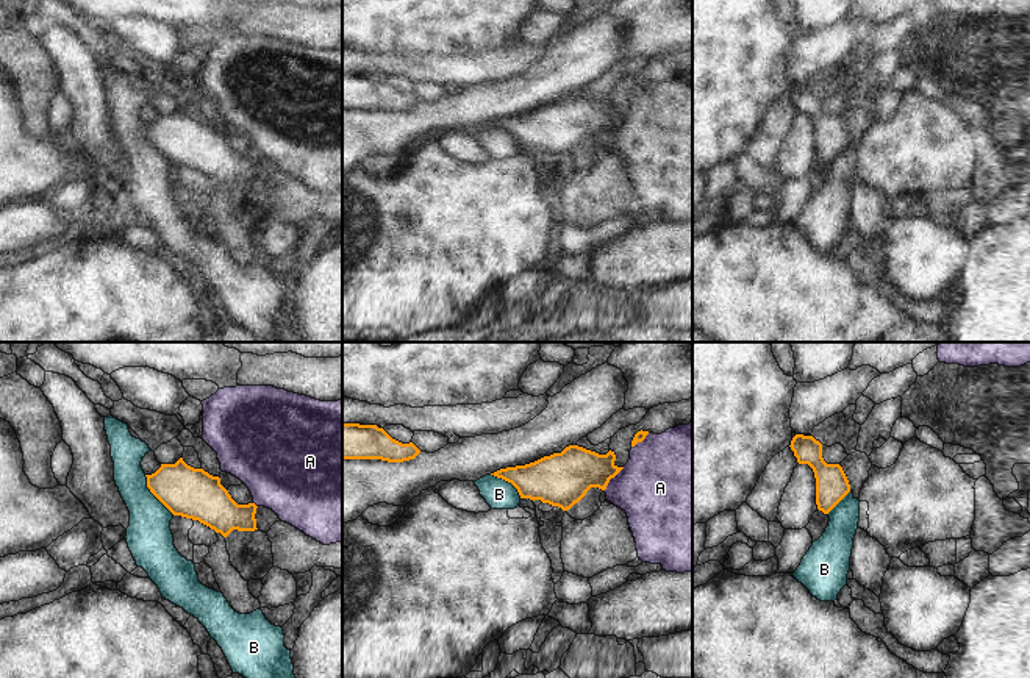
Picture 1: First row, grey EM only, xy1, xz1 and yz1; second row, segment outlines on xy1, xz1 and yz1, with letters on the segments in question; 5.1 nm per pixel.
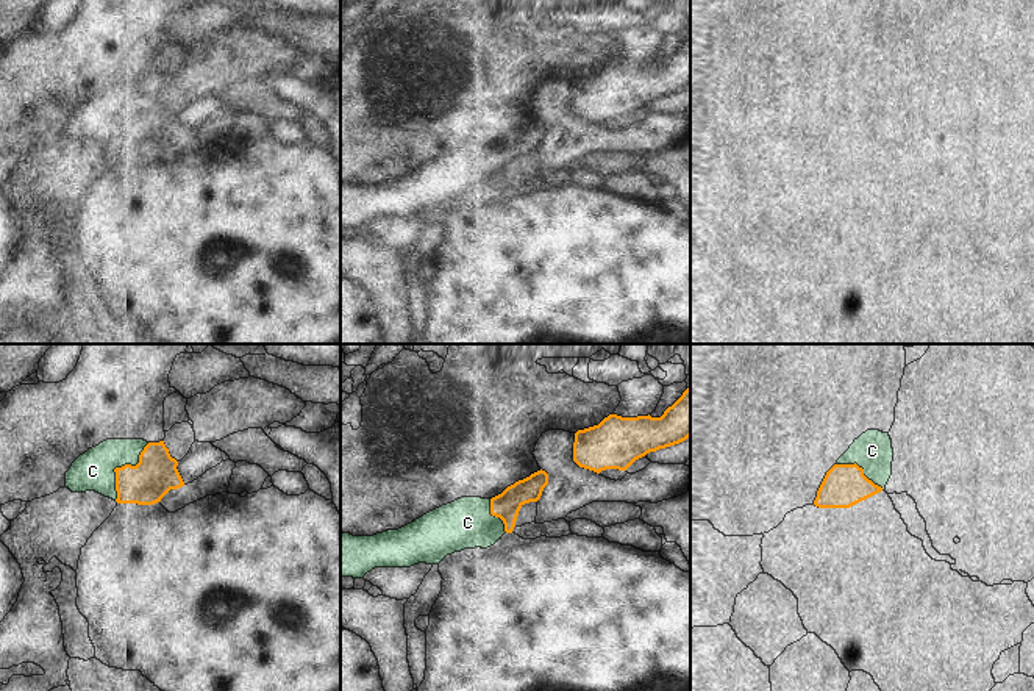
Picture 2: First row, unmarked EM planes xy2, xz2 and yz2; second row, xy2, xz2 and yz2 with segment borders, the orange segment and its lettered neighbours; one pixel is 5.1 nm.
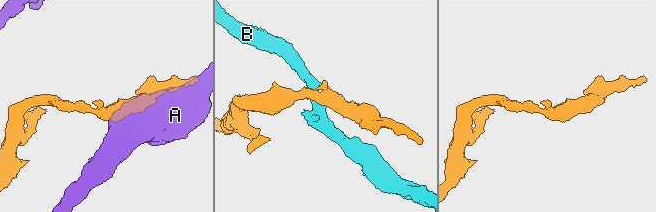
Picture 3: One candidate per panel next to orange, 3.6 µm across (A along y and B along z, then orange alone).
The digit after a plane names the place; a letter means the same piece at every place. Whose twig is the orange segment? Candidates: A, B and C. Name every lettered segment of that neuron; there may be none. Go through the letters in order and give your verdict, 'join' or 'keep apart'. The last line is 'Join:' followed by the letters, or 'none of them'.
A: keep apart
B: keep apart
C: join
Join: C

